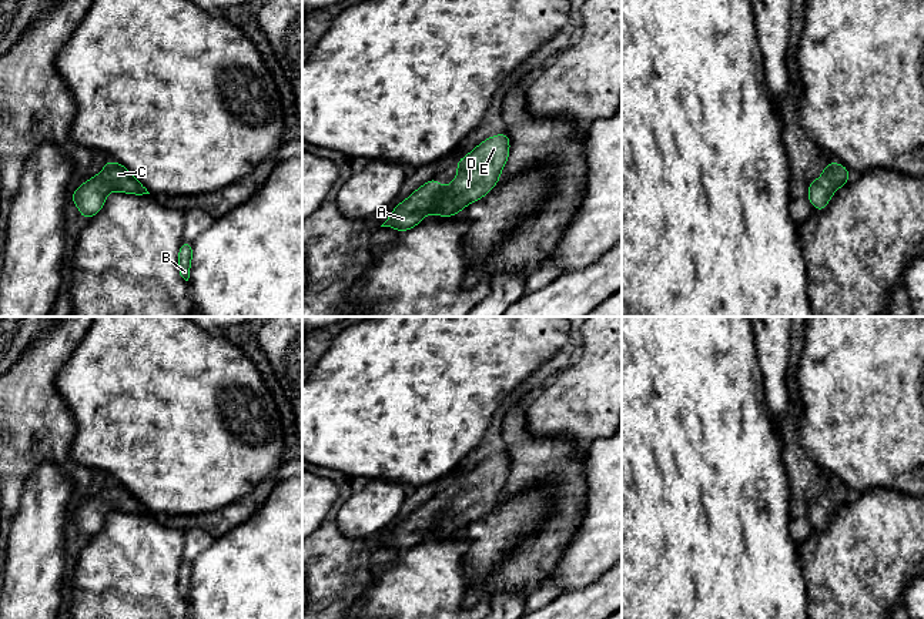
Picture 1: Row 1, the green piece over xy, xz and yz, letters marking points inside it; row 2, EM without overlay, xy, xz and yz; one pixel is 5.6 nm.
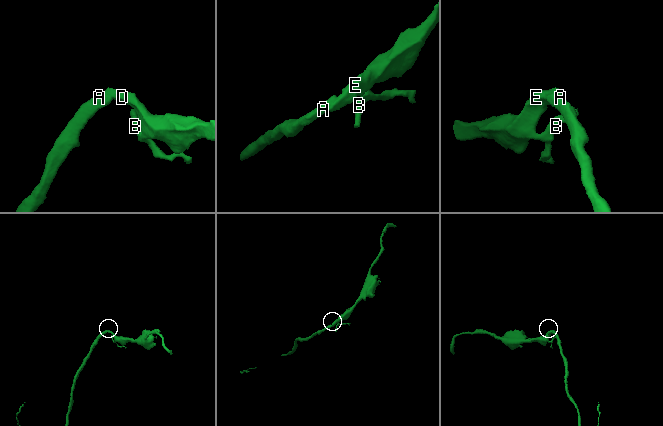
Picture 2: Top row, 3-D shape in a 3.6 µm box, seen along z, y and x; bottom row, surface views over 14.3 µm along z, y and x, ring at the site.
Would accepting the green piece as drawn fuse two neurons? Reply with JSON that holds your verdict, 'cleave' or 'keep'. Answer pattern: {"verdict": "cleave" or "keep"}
{"verdict": "keep"}

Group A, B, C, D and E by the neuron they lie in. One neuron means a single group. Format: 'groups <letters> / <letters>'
groups A B C D E

